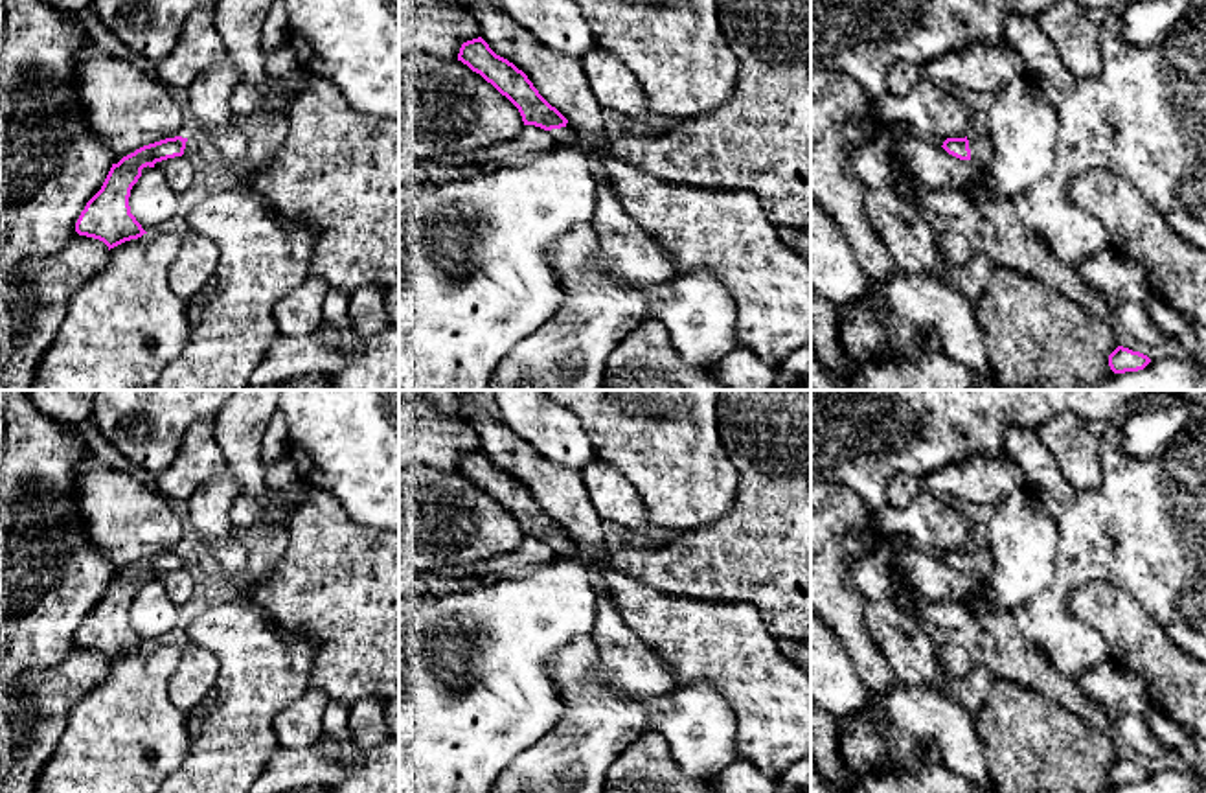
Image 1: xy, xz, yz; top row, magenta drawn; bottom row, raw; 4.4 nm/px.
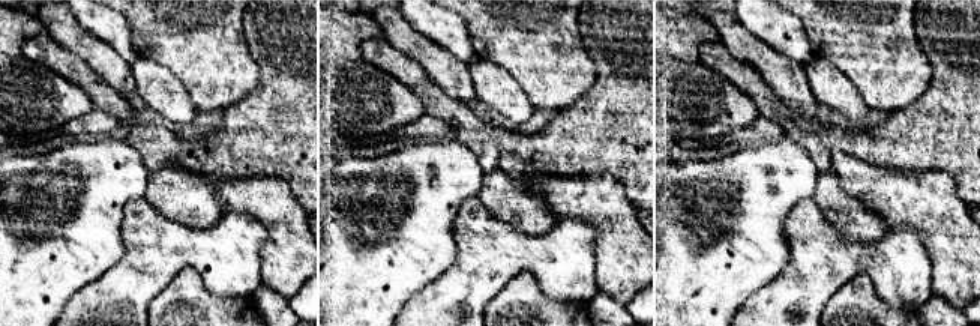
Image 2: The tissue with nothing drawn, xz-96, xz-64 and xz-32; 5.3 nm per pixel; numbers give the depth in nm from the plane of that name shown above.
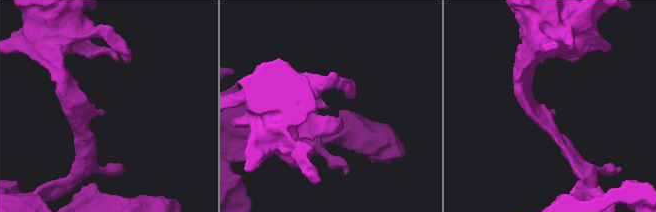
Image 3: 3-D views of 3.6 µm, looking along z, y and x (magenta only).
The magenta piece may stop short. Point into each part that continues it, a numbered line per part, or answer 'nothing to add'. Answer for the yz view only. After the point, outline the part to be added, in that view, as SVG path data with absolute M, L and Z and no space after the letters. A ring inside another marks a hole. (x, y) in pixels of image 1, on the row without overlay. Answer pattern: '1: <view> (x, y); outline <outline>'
1: yz (980, 556); outline M978 539L974 545L967 548L967 552L973 574L987 578L995 567L989 546L982 539Z

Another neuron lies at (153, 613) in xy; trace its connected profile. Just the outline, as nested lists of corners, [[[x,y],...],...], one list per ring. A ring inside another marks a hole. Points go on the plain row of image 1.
[[[154,580],[143,585],[131,602],[131,626],[145,644],[167,635],[176,620],[176,603],[169,598],[165,587]]]

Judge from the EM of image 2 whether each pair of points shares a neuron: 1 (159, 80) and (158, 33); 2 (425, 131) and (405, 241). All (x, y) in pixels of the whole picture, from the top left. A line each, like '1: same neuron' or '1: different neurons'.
1: different neurons
2: different neurons

